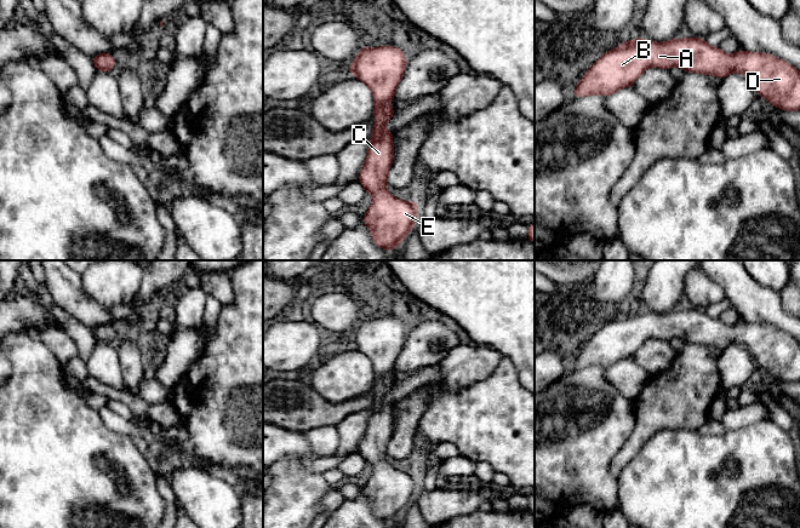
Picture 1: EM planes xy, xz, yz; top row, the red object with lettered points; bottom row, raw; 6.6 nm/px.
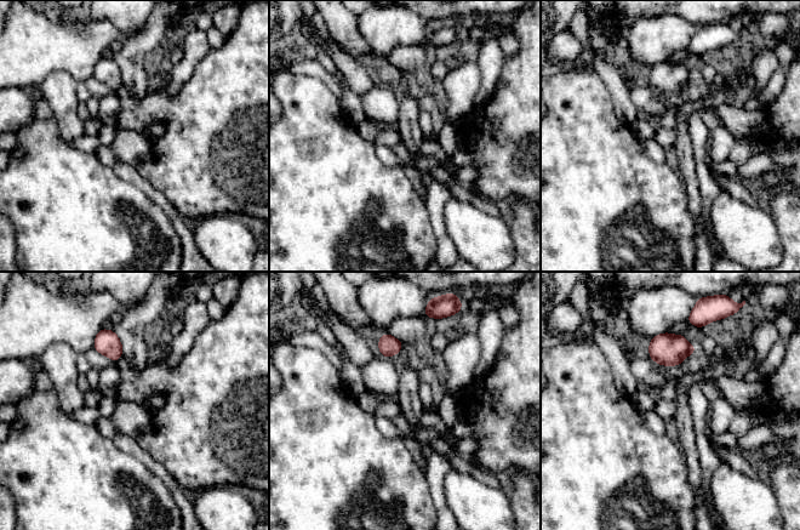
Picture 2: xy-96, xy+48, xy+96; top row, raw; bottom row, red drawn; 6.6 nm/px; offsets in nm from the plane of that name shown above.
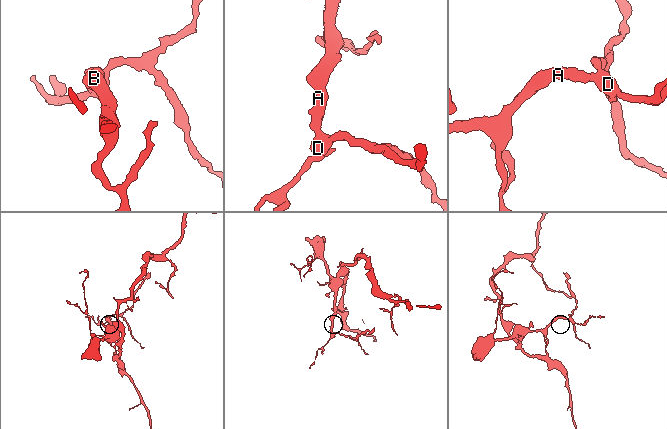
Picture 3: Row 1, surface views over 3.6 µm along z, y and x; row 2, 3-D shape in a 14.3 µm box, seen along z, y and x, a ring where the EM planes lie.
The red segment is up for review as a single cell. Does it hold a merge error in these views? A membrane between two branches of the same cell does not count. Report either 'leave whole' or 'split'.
leave whole

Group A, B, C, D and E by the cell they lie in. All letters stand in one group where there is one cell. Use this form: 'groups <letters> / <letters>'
groups A B C D E

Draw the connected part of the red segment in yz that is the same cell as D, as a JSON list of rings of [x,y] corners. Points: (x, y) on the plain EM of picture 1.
[[[646,310],[625,311],[602,326],[582,348],[572,369],[588,366],[608,368],[633,357],[650,338],[680,338],[690,344],[725,350],[731,344],[745,346],[760,368],[787,383],[800,381],[800,343],[770,325],[738,322],[736,326],[709,317],[704,310],[673,310],[652,314]]]

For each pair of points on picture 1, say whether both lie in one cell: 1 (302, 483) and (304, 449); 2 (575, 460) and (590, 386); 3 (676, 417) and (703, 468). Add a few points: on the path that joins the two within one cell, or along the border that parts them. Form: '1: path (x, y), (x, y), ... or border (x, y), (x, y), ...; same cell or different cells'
1: border (310, 459), (283, 457), (275, 462); different cells
2: path (575, 442), (575, 428), (590, 412), (590, 405); same cell
3: border (696, 430), (661, 429), (655, 434); different cells

